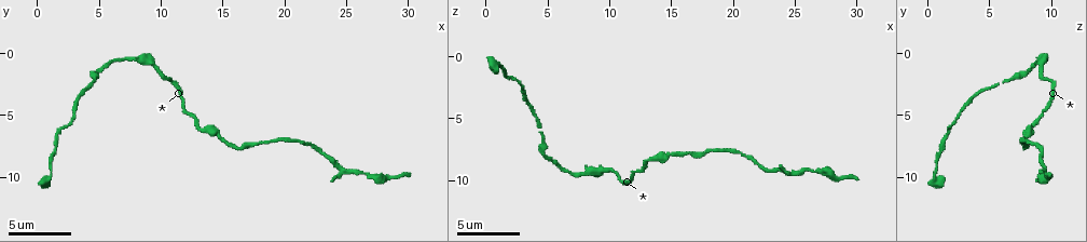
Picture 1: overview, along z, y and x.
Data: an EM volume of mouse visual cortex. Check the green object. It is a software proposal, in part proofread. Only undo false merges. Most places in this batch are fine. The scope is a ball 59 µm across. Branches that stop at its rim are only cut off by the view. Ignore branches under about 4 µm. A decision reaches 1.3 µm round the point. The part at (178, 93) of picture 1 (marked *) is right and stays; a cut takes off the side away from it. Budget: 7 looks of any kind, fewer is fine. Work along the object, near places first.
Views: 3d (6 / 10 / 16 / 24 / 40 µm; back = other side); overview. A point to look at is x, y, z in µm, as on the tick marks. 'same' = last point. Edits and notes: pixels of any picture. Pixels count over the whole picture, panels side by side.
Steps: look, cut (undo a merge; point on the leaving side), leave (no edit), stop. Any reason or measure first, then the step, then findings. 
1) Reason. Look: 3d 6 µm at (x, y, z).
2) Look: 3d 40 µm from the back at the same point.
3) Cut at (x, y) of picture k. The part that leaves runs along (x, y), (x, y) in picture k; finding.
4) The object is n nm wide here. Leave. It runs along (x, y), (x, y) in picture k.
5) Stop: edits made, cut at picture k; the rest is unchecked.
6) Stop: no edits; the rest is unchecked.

A narrow waist. Look: 3d 16 µm at (2.8, 4.8, 2.4).

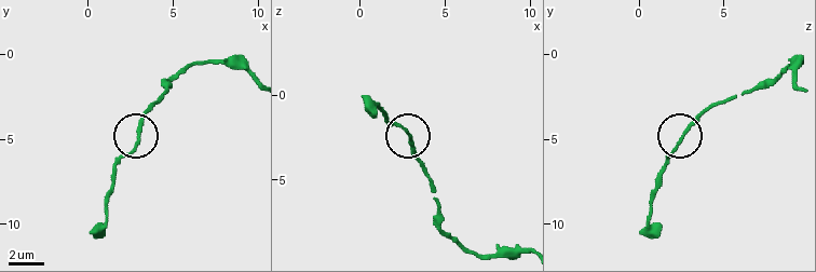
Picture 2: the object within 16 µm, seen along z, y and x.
Leave. It runs along (252, 78), (194, 62), (155, 99), (136, 144), (113, 167) in picture 2; one cell here.

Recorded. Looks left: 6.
Thick turns thin. Look: 3d 6 µm at (5.4, 1.0, 8.4).

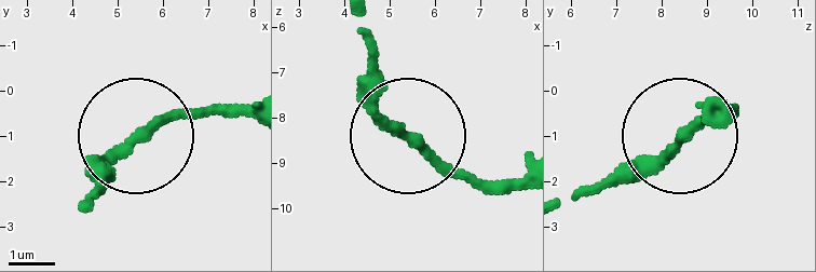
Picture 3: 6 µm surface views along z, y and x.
Leave. All the same cell.

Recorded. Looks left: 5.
Thin neck. Look: 3d 6 µm at (20.8, 7.2, 8.0).

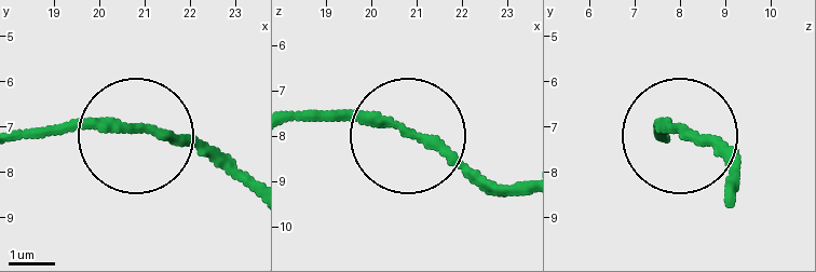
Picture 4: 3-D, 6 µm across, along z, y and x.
Look: 3d 6 µm from the back at (20.80, 7.05, 7.90).

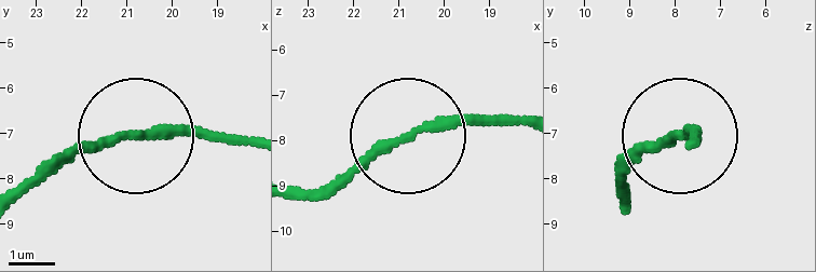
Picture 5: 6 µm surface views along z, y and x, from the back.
The object is 190 nm wide here. Leave. It runs along (520, 120), (417, 127), (327, 198) in picture 5; all the same cell.

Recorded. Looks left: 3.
Stop: no edits; the rest is unchecked.

